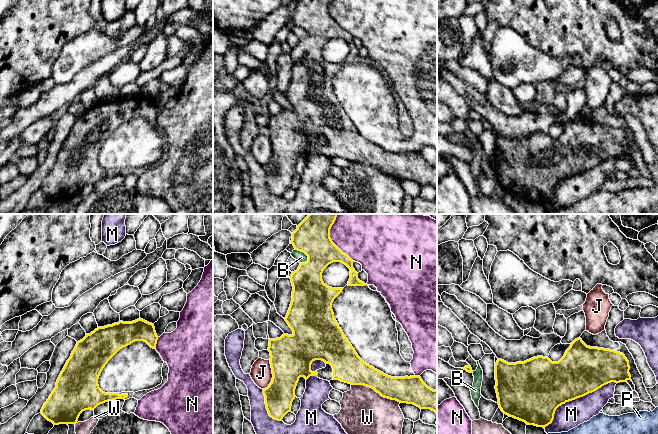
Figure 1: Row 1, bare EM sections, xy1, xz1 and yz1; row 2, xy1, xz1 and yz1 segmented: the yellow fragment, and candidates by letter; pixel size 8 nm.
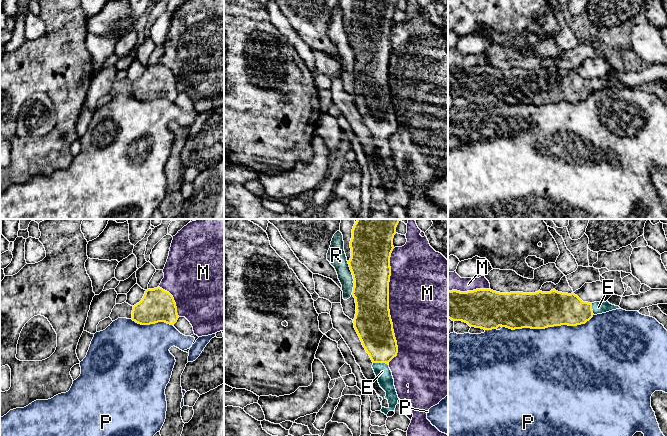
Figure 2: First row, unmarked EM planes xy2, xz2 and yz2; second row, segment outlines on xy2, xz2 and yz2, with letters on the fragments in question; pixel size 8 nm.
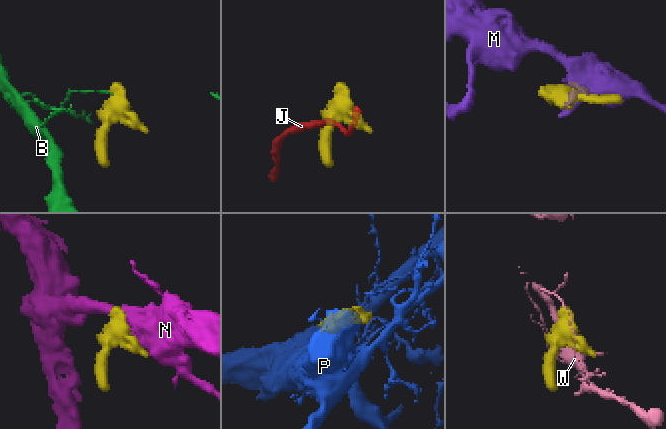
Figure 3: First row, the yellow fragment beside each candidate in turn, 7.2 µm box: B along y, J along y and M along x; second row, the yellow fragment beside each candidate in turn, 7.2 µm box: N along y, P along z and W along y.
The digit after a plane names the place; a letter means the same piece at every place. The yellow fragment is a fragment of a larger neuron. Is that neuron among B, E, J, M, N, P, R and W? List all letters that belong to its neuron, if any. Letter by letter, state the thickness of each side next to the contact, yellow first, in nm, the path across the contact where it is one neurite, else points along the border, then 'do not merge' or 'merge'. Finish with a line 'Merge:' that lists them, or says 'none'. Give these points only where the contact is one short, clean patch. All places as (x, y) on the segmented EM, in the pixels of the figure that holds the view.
B: calibres 280 and 90 nm; border xz1 (295, 249), (303, 252), (308, 260); do not merge
E: calibres 280 and 130 nm; way xz2 (376, 333), (380, 343), (380, 362), (382, 371); merge
J: calibres 340 and 180 nm; do not merge
M: calibres 300 and 500 nm; do not merge
N: calibres 280 and 440 nm; do not merge
P: calibres 300 and 480 nm; do not merge
R: calibres 320 and 150 nm; do not merge
W: calibres 220 and 360 nm; do not merge
Merge: E

